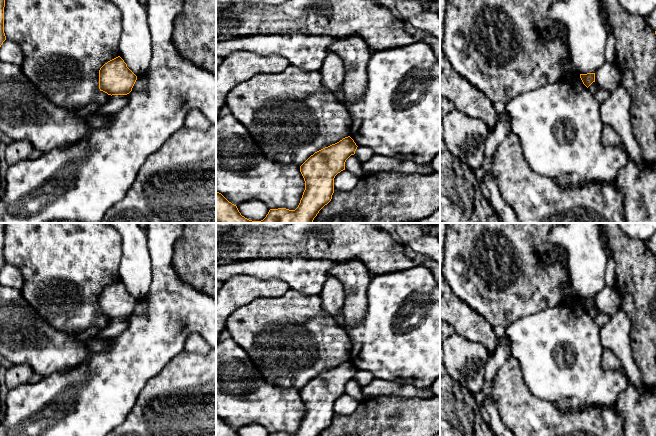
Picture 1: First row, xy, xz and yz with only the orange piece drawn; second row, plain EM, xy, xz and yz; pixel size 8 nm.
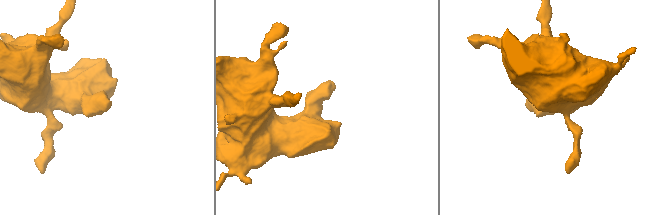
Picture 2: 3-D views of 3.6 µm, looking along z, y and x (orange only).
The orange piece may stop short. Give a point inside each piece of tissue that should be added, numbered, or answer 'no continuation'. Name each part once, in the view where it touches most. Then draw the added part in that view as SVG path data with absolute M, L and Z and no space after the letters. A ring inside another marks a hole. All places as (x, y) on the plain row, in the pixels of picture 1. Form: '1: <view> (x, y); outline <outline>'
no continuation

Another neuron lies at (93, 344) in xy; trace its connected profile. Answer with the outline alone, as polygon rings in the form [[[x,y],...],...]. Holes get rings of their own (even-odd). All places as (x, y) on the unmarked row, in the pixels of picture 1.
[[[89,337],[85,341],[85,346],[88,351],[91,352],[102,352],[111,345],[111,339],[100,339],[95,337]]]

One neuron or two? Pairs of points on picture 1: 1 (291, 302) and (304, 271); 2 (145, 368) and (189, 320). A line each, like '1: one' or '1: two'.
1: two
2: one

